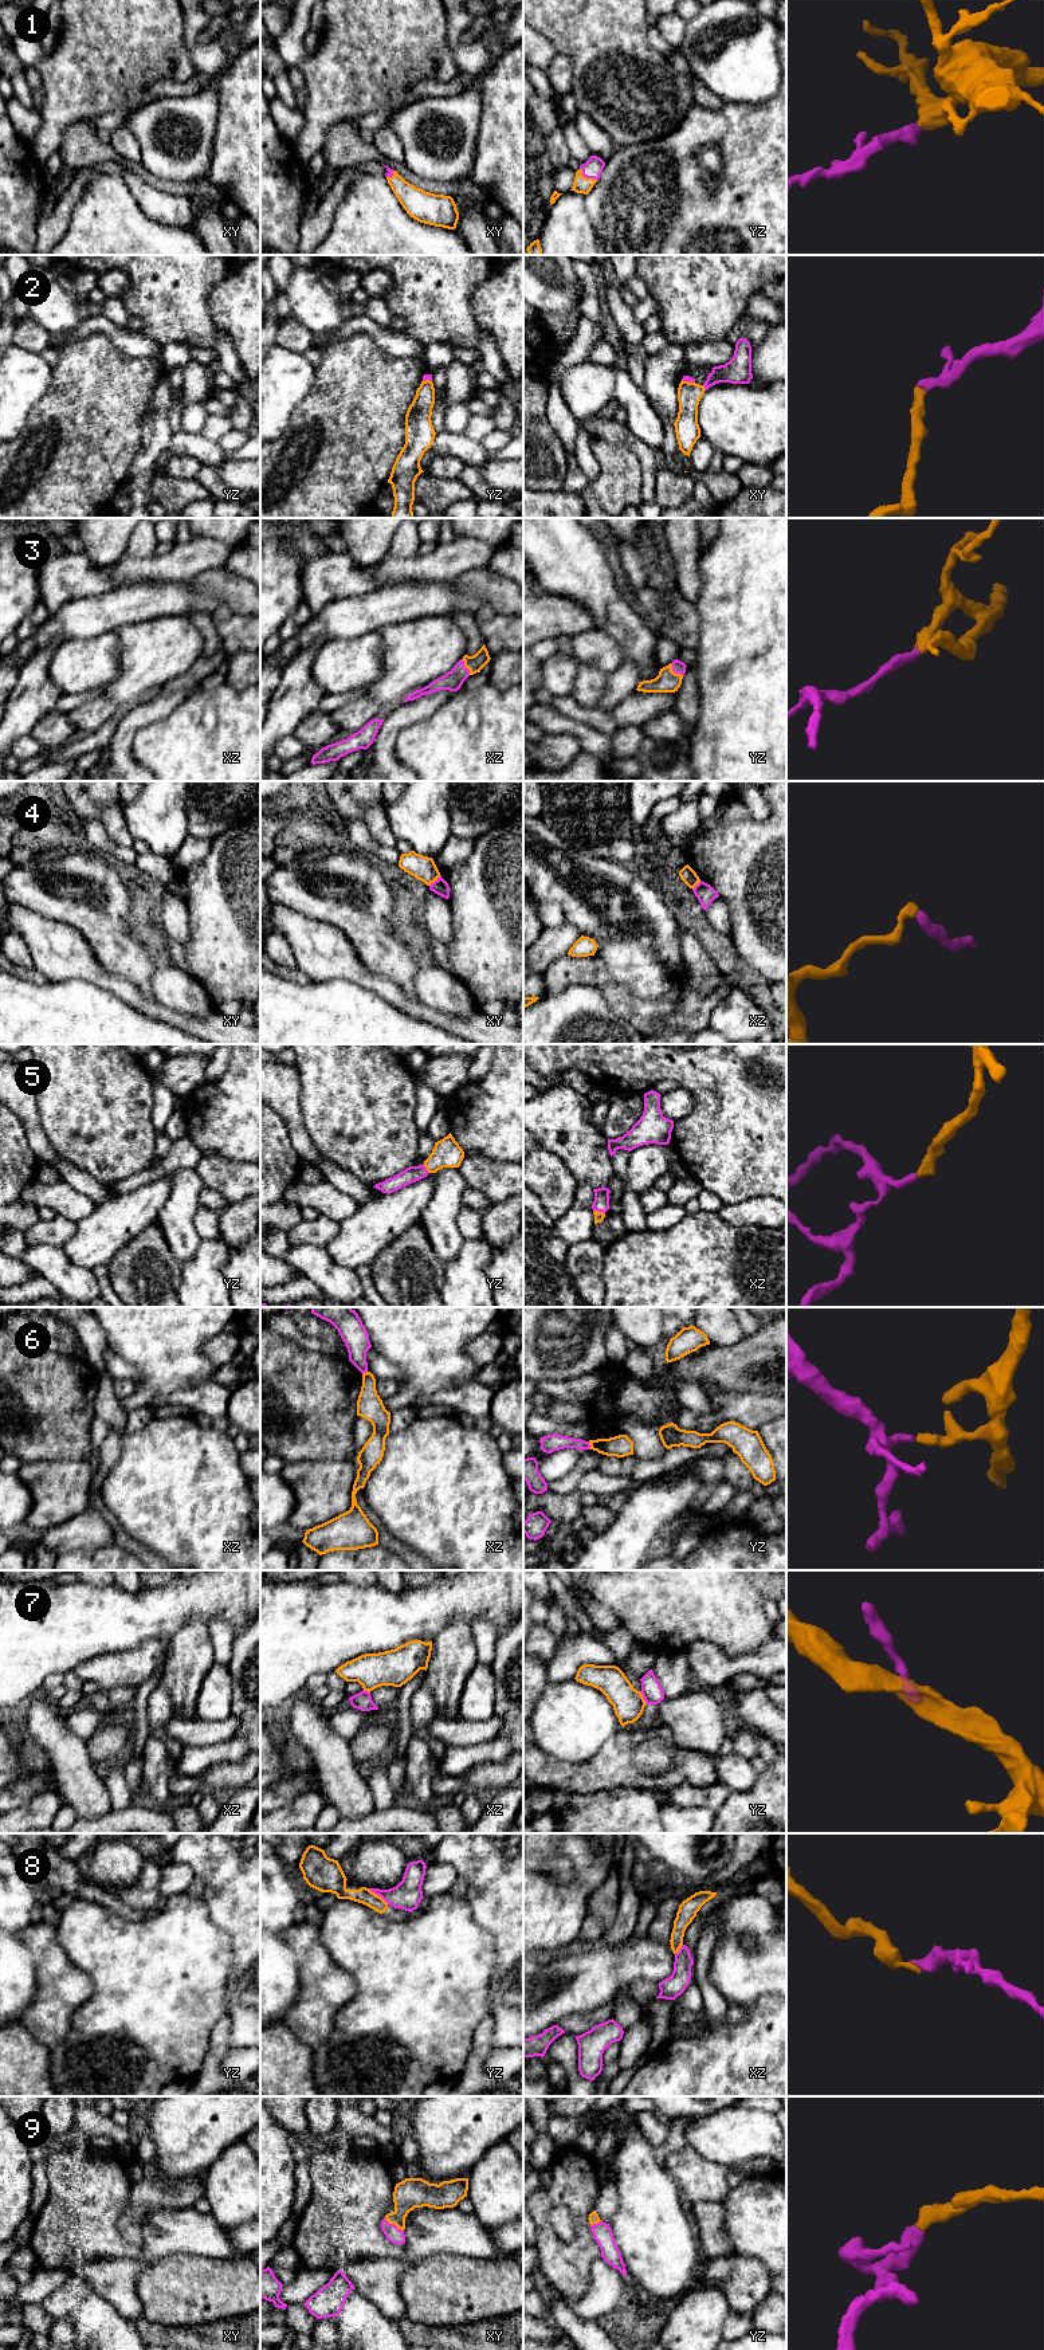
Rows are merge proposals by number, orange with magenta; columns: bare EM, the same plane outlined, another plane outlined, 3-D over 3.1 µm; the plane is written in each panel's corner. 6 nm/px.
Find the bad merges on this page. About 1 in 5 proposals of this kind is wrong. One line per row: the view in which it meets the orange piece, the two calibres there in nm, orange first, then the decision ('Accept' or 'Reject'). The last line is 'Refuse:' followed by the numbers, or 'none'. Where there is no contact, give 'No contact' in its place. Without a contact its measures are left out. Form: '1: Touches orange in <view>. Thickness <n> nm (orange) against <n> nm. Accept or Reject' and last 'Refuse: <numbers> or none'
1: Touches orange in yz. Thickness 100 nm (orange) against 110 nm. Accept
2: Touches orange in xy. Thickness 140 nm (orange) against 160 nm. Accept
3: Touches orange in yz. Thickness 140 nm (orange) against 80 nm. Accept
4: Touches orange in xy. Thickness 140 nm (orange) against 90 nm. Reject
5: Touches orange in xz. Thickness 60 nm (orange) against 100 nm. Accept
6: Touches orange in yz. Thickness 130 nm (orange) against 110 nm. Reject
7: Touches orange in yz. Thickness 190 nm (orange) against 130 nm. Accept
8: Touches orange in yz. Thickness 110 nm (orange) against 170 nm. Reject
9: Touches orange in xy. Thickness 180 nm (orange) against 90 nm. Accept
Refuse: 4, 6, 8

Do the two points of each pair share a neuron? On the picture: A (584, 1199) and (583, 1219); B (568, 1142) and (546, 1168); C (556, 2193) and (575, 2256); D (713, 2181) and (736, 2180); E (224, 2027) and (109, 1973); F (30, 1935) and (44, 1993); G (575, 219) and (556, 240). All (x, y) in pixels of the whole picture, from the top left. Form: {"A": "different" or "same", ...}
{"A": "different", "B": "different", "C": "same", "D": "different", "E": "different", "F": "same", "G": "same"}

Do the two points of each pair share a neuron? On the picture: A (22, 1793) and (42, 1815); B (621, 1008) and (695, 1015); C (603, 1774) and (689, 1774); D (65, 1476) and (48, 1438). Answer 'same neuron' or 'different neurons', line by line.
A: different neurons
B: same neuron
C: same neuron
D: different neurons

